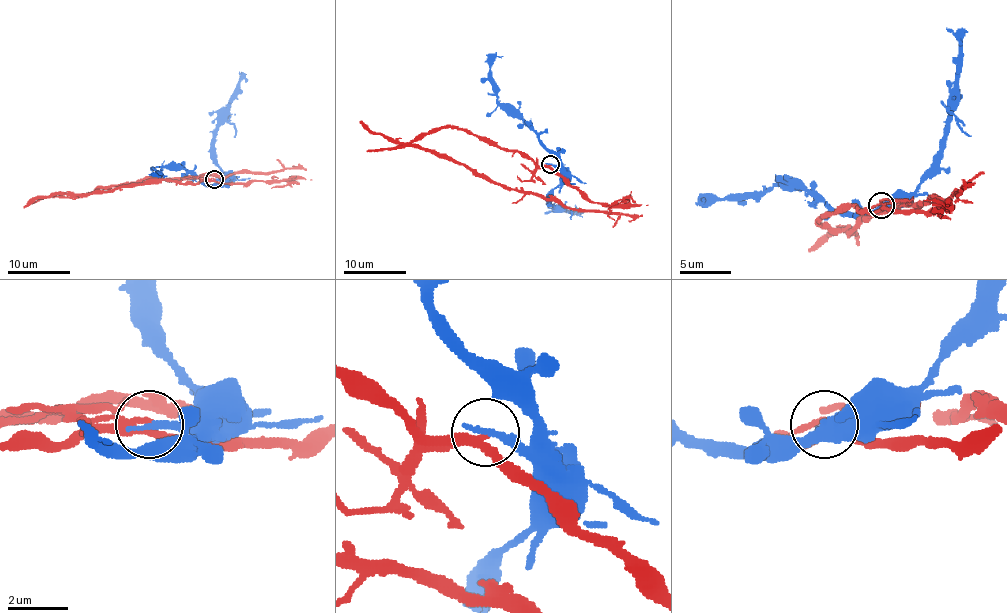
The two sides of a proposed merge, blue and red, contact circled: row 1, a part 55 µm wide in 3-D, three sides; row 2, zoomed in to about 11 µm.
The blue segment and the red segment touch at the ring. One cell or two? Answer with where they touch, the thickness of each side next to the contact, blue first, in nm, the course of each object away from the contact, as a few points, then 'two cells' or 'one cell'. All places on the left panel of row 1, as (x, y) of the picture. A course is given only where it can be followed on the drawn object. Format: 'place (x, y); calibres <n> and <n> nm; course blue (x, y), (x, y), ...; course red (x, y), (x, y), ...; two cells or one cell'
place (214, 179); calibres 260 and 280 nm; course blue (214, 180), (224, 181), (204, 184), (184, 169), (160, 169), (154, 175), (160, 178), (167, 175); course red (214, 180), (251, 183), (270, 181), (273, 175), (234, 172), (143, 178), (137, 184); two cells

